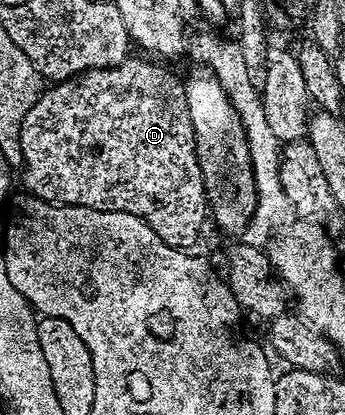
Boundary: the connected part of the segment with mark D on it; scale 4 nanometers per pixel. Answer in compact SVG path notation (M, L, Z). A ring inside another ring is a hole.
M129 57L118 67L98 67L82 71L71 79L59 80L58 89L49 86L46 89L46 97L42 97L42 103L40 103L42 107L32 107L30 117L24 118L30 119L30 127L28 127L26 120L22 121L20 148L22 151L26 151L26 156L30 155L30 159L24 159L24 161L30 161L30 165L22 165L23 190L38 199L46 198L48 191L50 191L50 203L59 203L69 207L93 207L99 211L126 211L148 223L150 229L154 229L154 233L158 233L158 237L162 237L162 241L166 245L181 249L191 248L190 245L199 237L204 222L210 219L210 203L208 207L209 192L206 190L204 170L200 167L200 161L196 153L196 134L190 119L190 109L186 101L184 84L185 80L183 78L179 79L174 72L167 71L166 68L159 67L158 64L151 63L148 59ZM90 101L94 101L96 107L82 107L82 105L88 105Z

